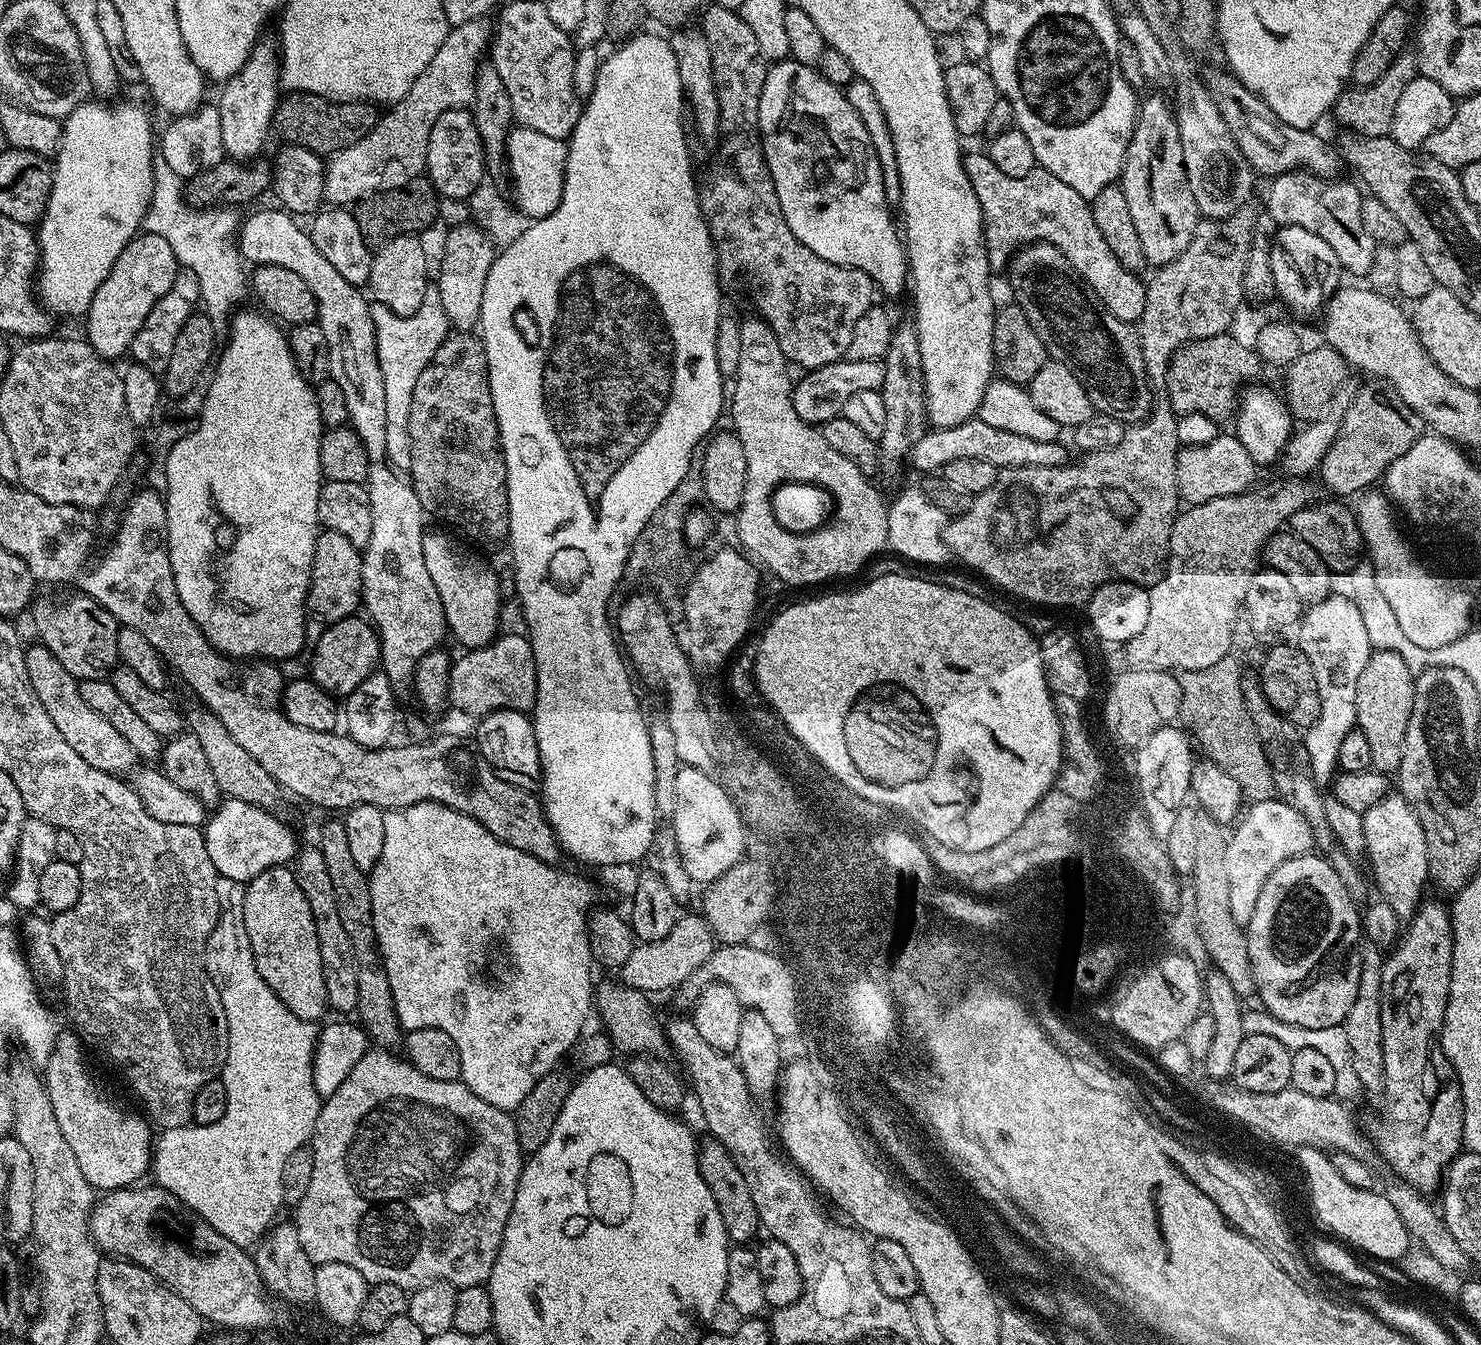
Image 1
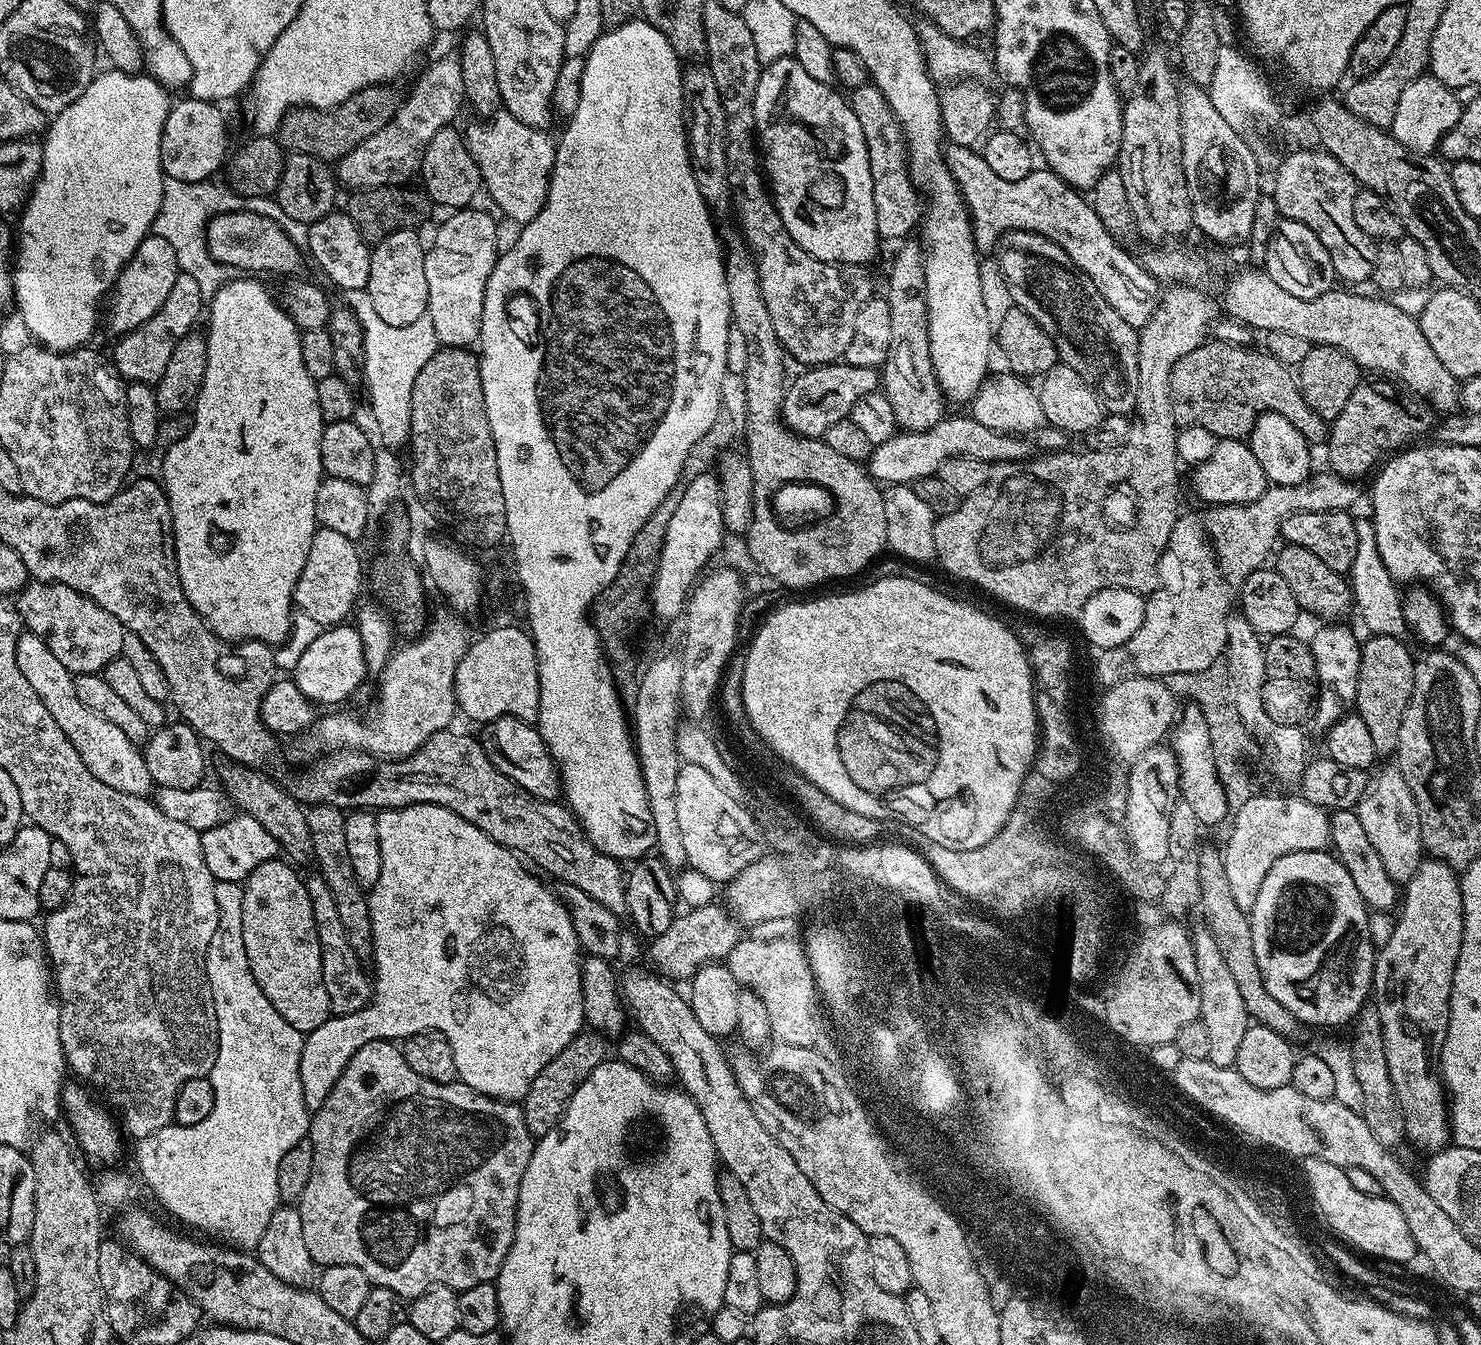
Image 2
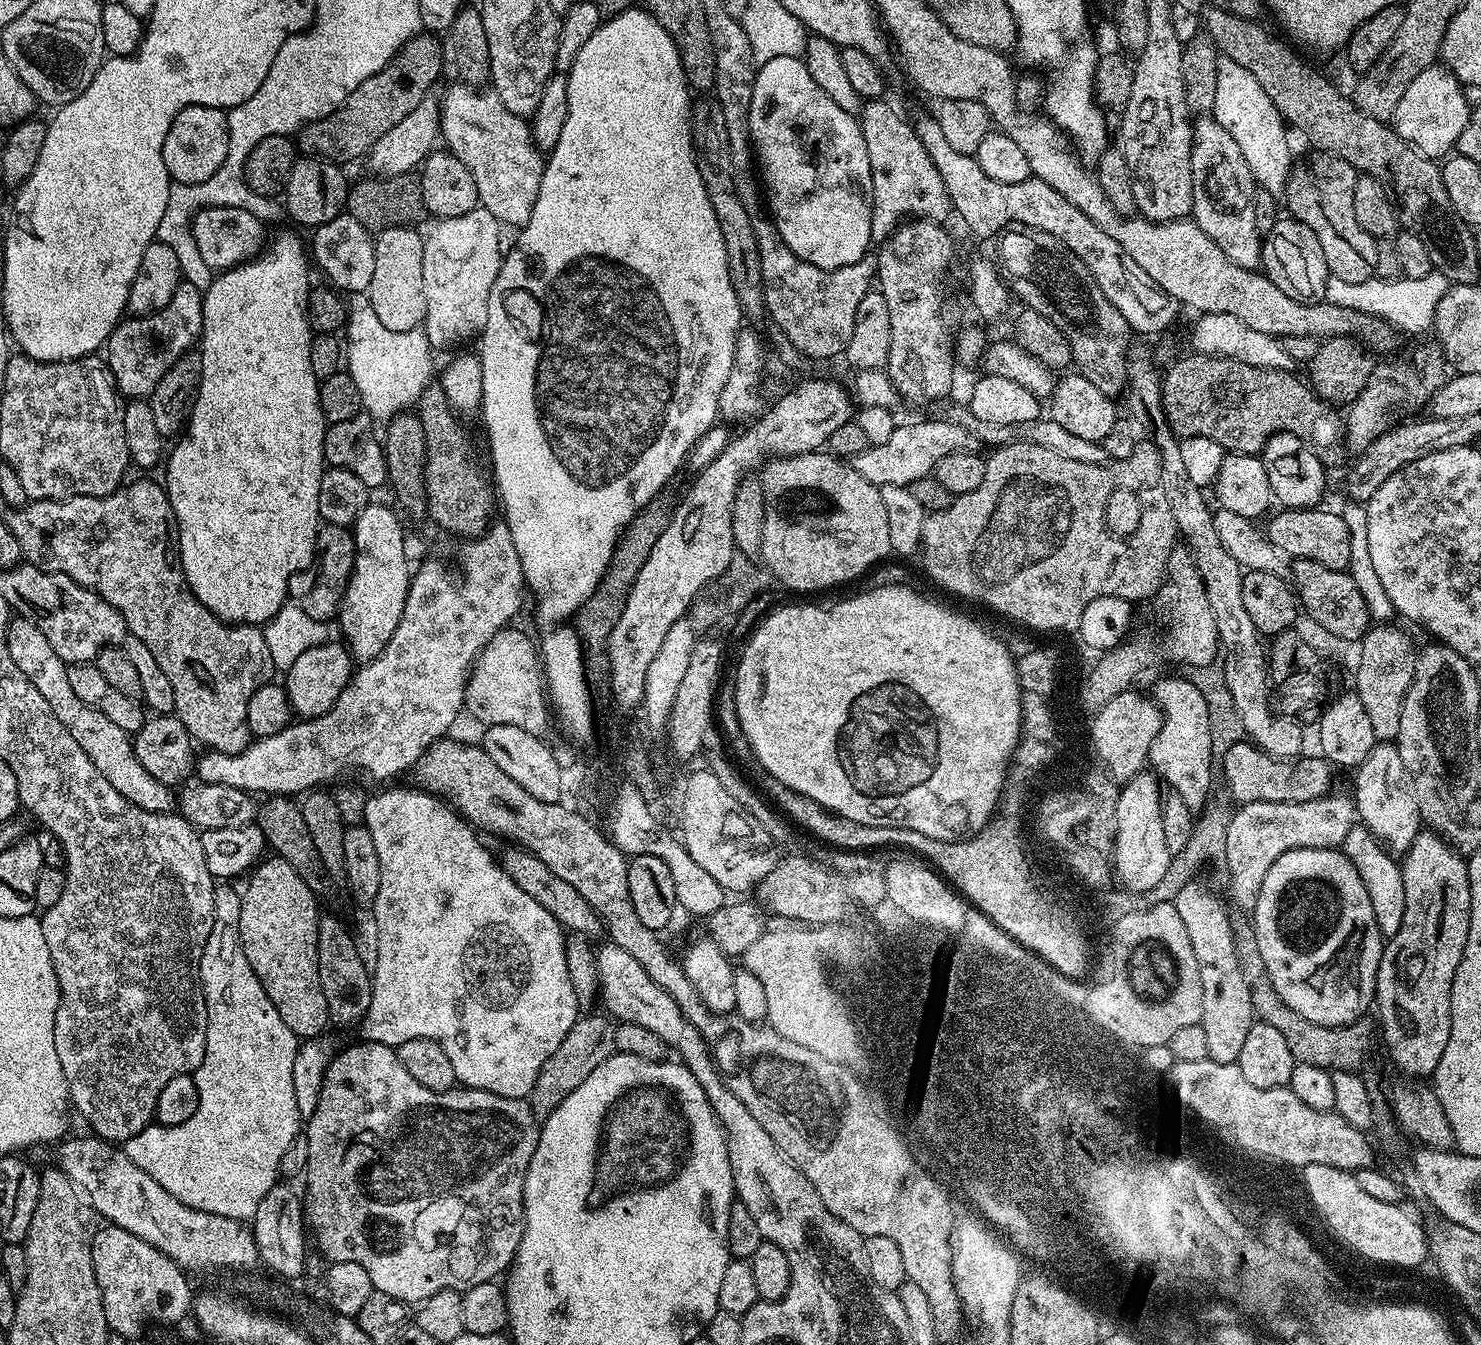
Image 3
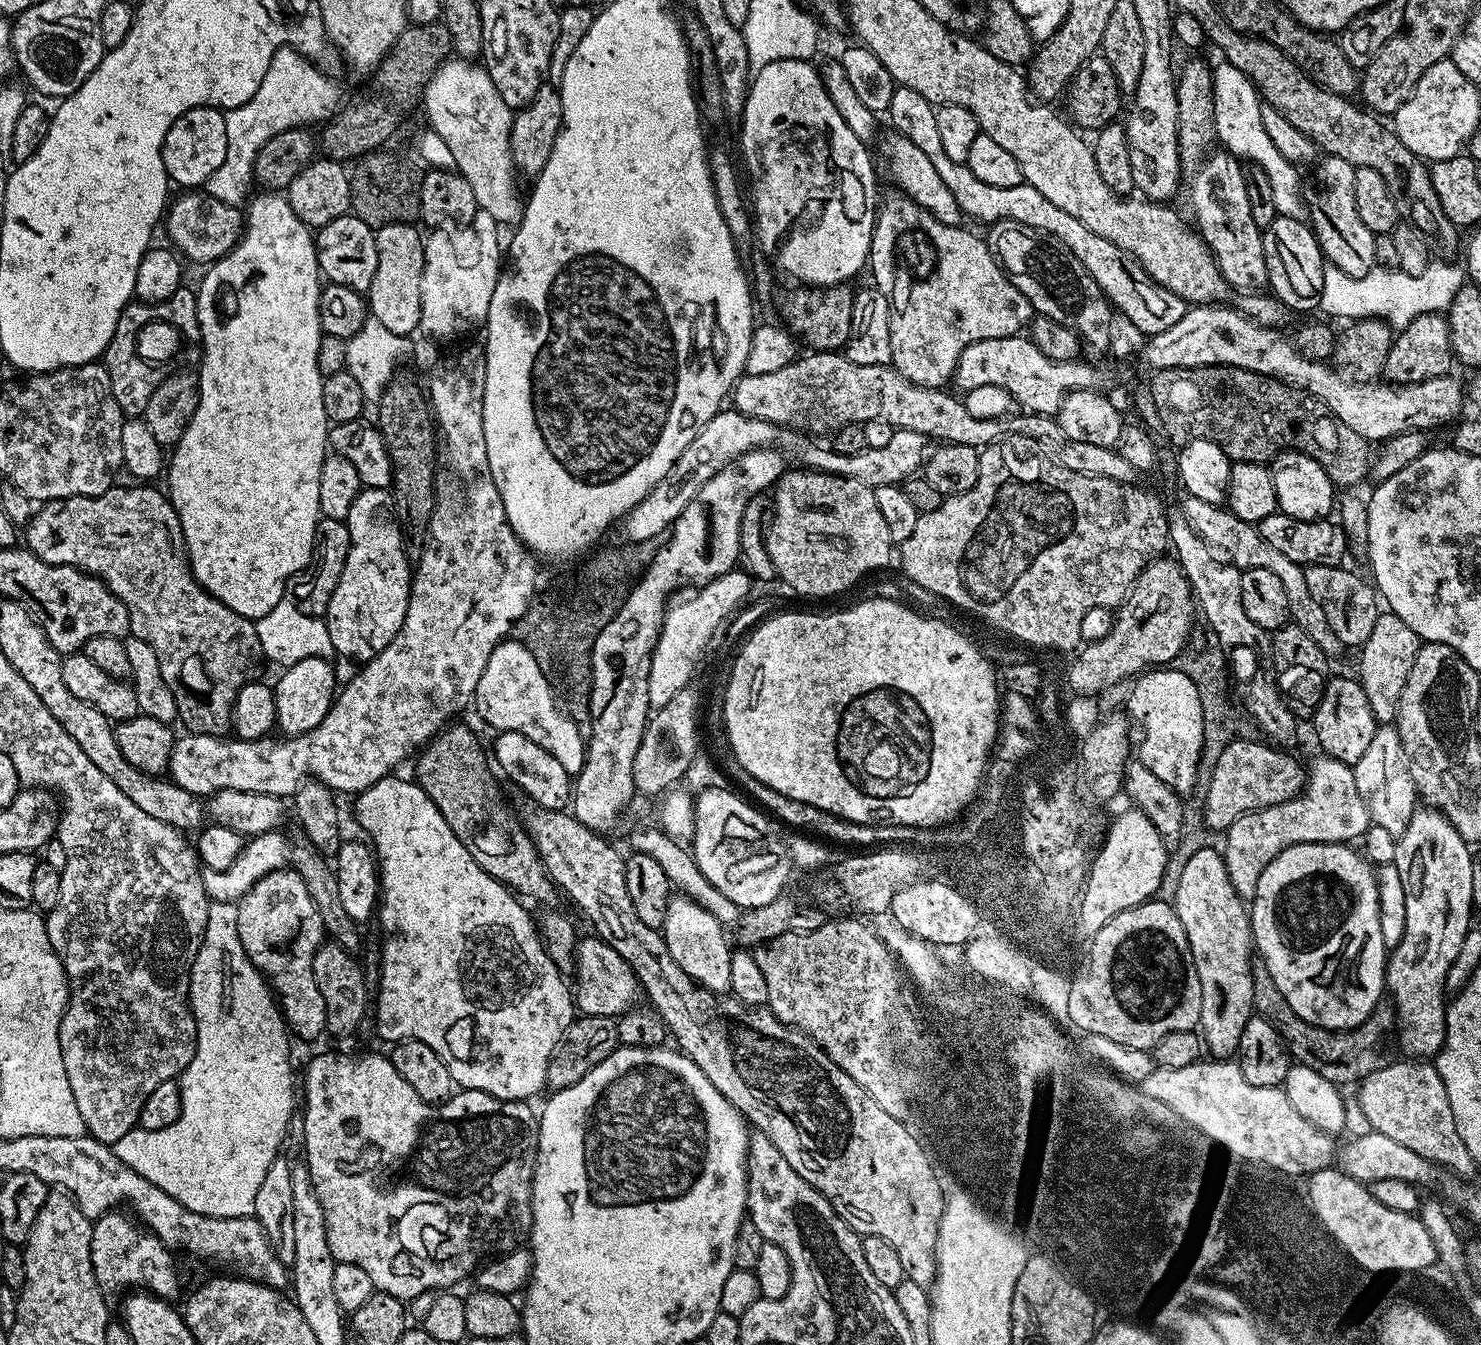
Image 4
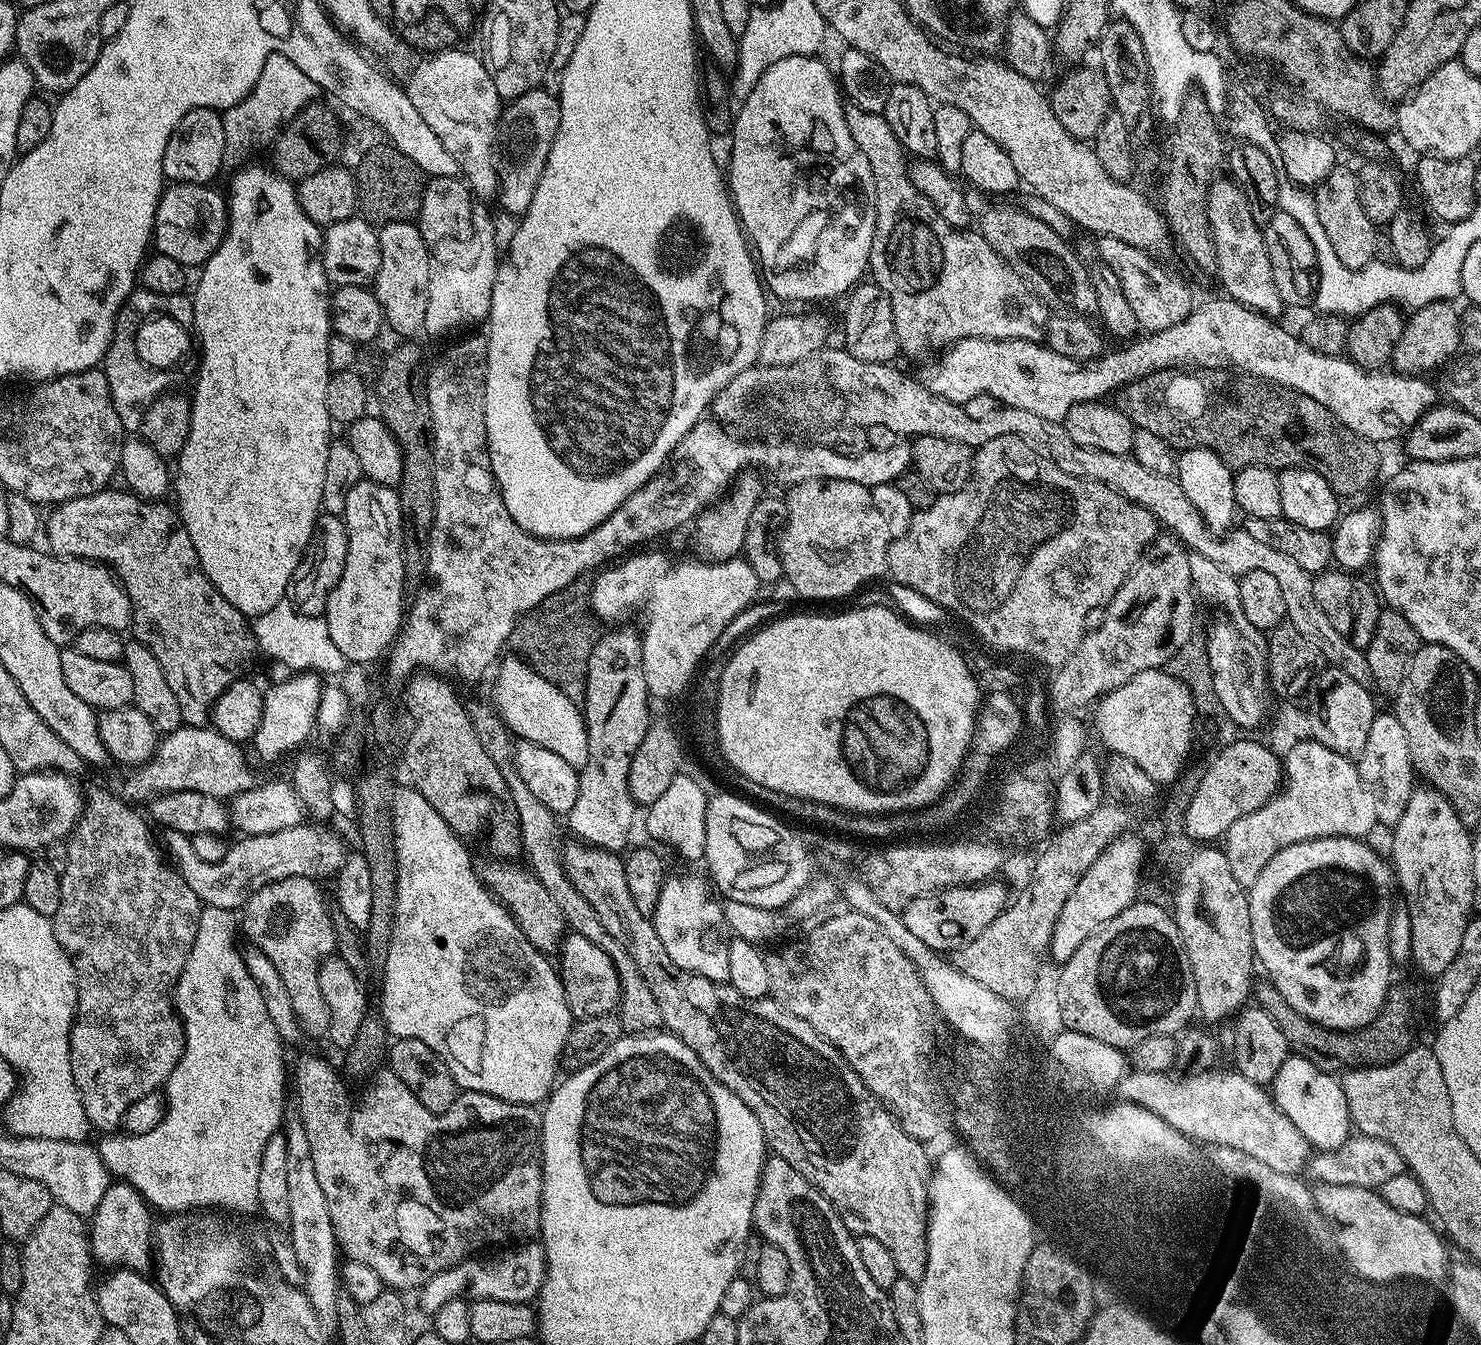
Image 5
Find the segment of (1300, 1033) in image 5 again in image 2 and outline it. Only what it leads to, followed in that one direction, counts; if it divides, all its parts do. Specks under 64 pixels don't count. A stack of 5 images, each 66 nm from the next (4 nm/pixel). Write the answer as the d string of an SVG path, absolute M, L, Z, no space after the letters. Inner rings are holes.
M1203 848L1198 854L1198 878L1200 879L1200 892L1198 895L1198 908L1204 911L1203 923L1206 925L1213 938L1218 942L1222 950L1222 958L1226 958L1226 966L1230 966L1230 974L1242 993L1242 1002L1249 1017L1255 1023L1266 1026L1278 1034L1289 1038L1296 1038L1302 1031L1300 1021L1282 1006L1282 1002L1276 1001L1270 990L1266 990L1266 982L1262 978L1262 970L1258 970L1258 958L1254 958L1254 938L1252 937L1252 922L1249 913L1234 902L1234 894L1230 894L1230 881L1226 878L1226 866L1224 857L1219 851L1212 848Z

